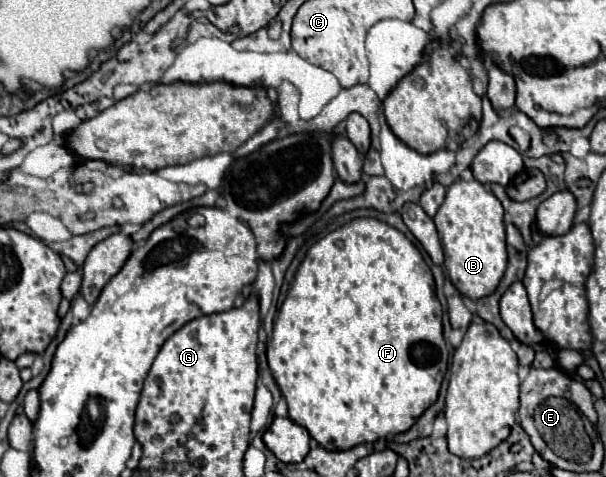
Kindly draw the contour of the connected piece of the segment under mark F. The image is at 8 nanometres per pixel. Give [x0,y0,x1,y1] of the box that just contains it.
[268,217,448,451]

